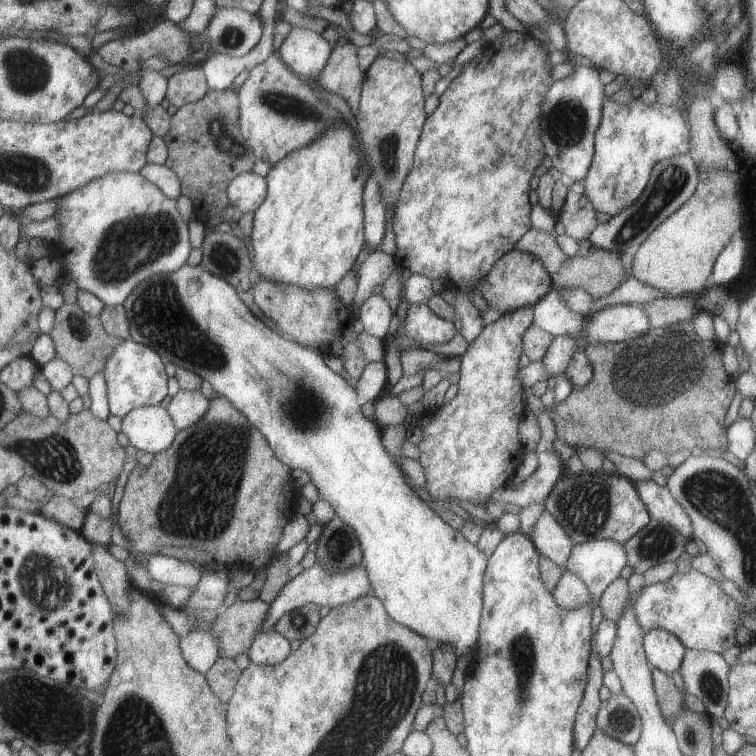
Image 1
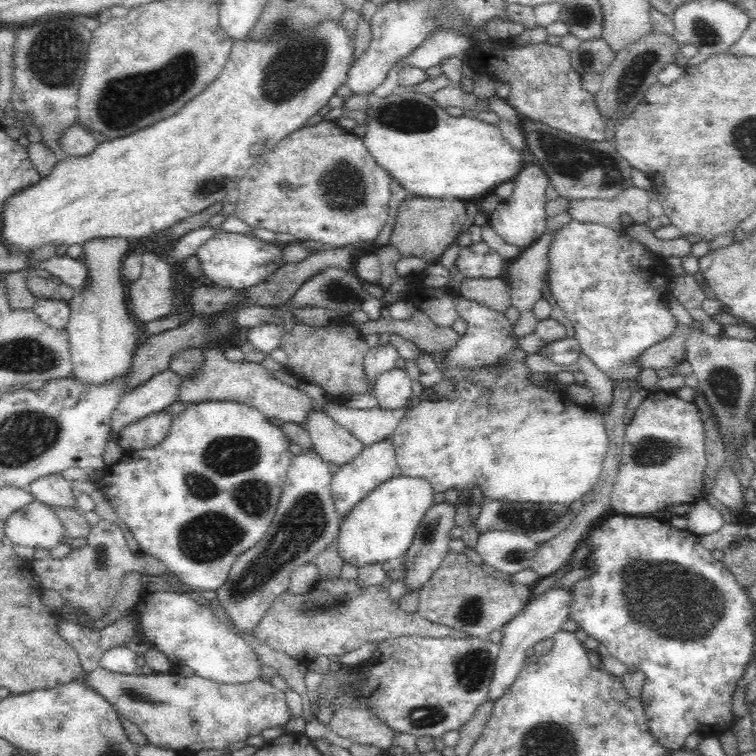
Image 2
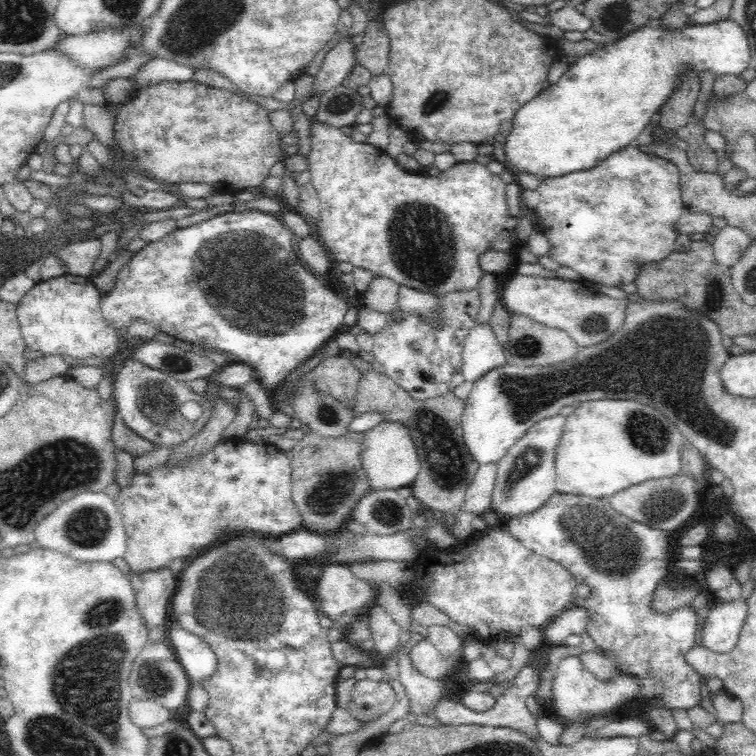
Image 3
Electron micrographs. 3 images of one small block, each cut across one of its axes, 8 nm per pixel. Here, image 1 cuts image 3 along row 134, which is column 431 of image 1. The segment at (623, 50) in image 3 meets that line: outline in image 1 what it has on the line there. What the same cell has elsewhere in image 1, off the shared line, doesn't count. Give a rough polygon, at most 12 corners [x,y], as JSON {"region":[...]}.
{"region":[[201,264],[125,298],[356,533],[396,622],[474,654],[488,559],[355,387]]}

